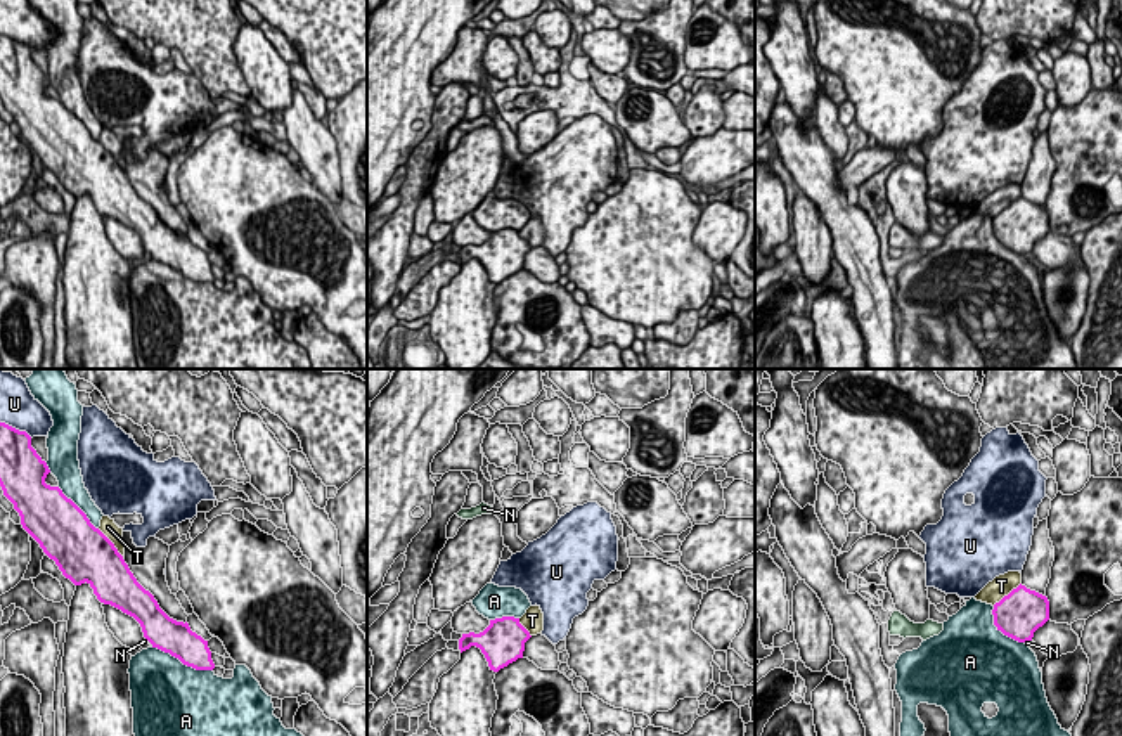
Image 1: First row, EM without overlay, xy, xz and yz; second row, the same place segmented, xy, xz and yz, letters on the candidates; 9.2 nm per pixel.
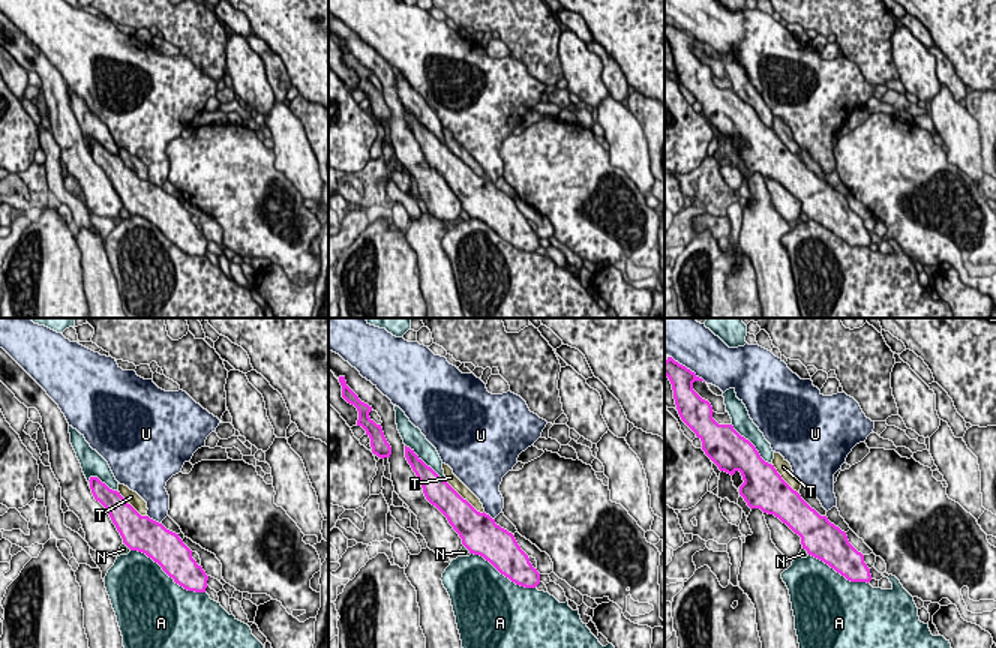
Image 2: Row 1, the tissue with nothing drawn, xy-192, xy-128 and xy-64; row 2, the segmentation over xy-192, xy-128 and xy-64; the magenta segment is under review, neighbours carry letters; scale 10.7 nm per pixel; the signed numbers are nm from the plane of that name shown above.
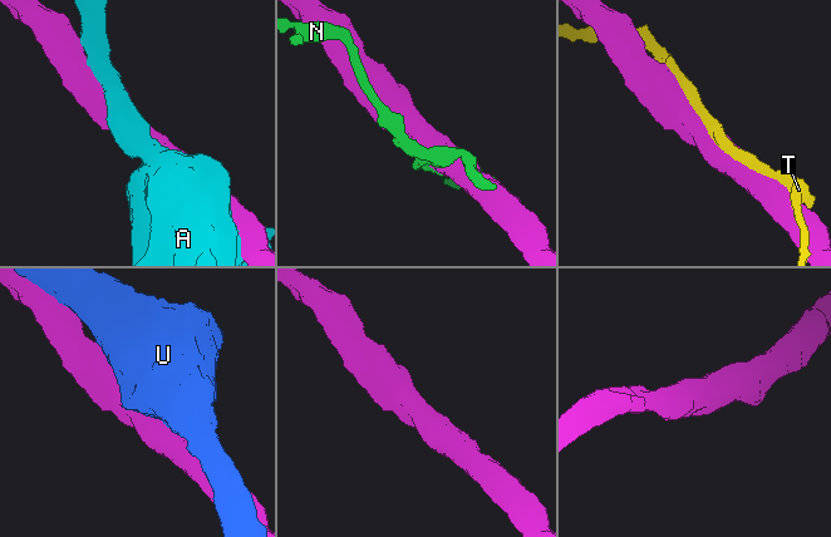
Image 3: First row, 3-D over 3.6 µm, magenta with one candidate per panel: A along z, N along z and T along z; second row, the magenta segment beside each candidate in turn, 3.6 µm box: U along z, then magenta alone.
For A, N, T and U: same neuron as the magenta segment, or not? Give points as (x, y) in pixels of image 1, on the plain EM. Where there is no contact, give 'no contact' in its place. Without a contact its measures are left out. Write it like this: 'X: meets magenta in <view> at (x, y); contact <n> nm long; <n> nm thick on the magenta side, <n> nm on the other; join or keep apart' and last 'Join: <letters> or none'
A: meets magenta in xy at (182, 274); contact 600 nm long; 320 nm thick on the magenta side, 500 nm on the other; keep apart
N: meets magenta in xy at (149, 253); contact 100 nm long; 320 nm thick on the magenta side, 30 nm on the other; keep apart
T: meets magenta in xy at (111, 154); contact 360 nm long; 480 nm thick on the magenta side, 160 nm on the other; keep apart
U: meets magenta in xy at (14, 40); contact 340 nm long; 320 nm thick on the magenta side, 360 nm on the other; keep apart
Join: none

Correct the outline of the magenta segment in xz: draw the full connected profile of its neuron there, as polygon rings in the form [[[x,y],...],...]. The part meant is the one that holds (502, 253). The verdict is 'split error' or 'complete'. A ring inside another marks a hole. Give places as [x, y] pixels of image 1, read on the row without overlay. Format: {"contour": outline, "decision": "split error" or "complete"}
{"contour": [[[502,229],[490,232],[490,237],[480,246],[462,246],[459,261],[462,265],[471,258],[480,260],[490,282],[499,284],[518,270],[523,270],[525,255],[530,249],[530,244],[519,236],[519,230]]], "decision": "complete"}

